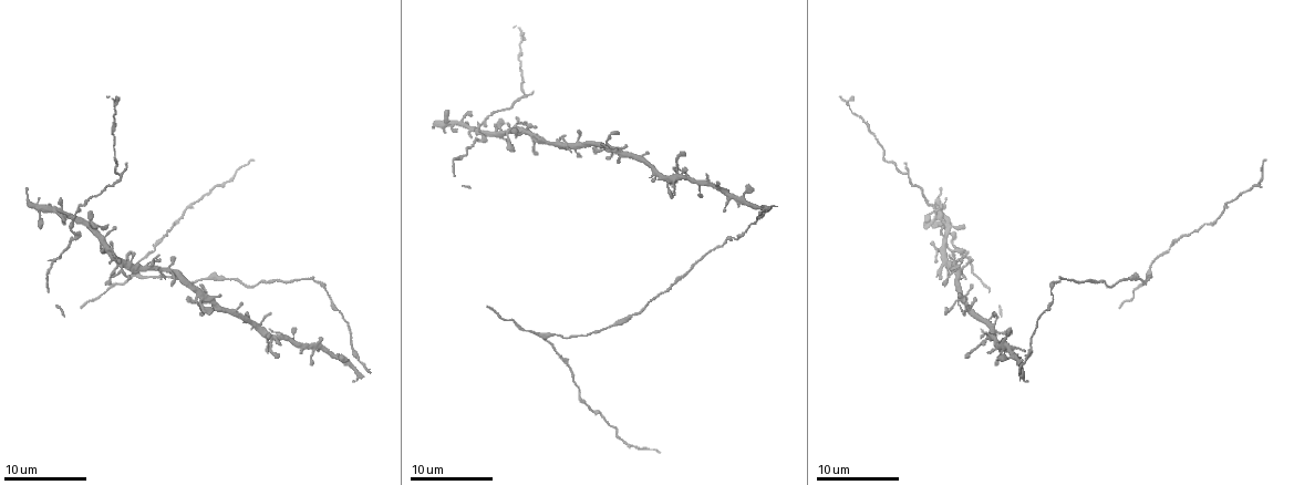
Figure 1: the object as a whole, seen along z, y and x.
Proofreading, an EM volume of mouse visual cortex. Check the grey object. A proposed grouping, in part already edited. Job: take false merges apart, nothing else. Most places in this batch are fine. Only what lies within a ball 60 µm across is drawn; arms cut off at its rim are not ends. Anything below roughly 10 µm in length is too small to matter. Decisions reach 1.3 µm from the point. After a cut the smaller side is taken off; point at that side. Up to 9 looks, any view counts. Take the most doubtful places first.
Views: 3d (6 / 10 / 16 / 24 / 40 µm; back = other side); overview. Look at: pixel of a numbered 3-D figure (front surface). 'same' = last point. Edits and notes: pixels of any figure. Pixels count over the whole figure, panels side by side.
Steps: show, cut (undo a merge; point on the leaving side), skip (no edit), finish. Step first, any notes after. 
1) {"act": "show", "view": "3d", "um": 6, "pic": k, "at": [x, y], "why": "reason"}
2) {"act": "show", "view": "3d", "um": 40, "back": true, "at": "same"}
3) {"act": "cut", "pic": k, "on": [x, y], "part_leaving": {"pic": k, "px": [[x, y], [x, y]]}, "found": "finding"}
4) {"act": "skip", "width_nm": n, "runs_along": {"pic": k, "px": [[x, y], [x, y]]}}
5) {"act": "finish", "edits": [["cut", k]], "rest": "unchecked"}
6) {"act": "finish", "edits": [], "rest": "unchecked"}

{"act": "show", "view": "3d", "um": 16, "pic": 1, "at": [1151, 267], "why": "sudden change in width"}

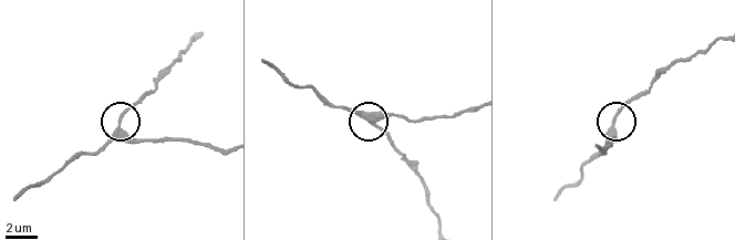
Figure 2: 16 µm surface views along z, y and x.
{"act": "skip", "width_nm": 210, "runs_along": {"pic": 2, "px": [[224, 149], [128, 134], [122, 117], [146, 91]]}, "found": "continuous, no second cell"}

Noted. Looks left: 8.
{"act": "show", "view": "3d", "um": 6, "pic": 1, "at": [299, 281], "why": "a narrow waist"}

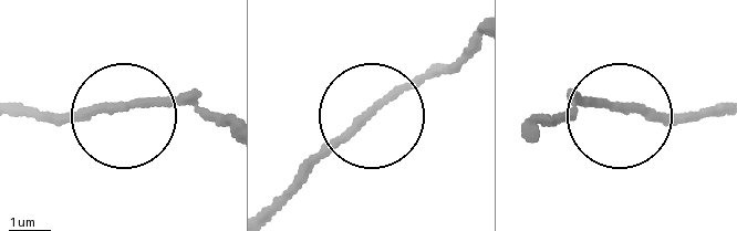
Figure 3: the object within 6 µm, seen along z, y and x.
{"act": "skip", "runs_along": {"pic": 3, "px": [[477, 43], [382, 100], [269, 212]]}, "found": "one cell here"}

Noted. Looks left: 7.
{"act": "show", "view": "3d", "um": 16, "pic": 1, "at": [209, 279], "why": "sudden change in width"}

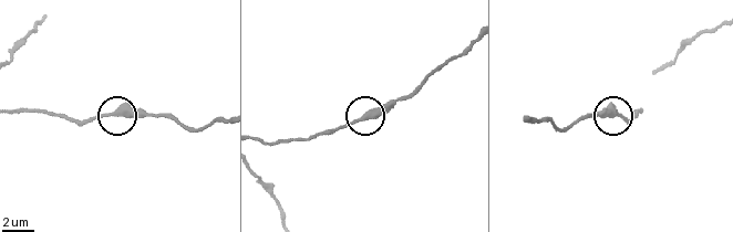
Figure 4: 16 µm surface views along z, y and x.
{"act": "skip", "runs_along": {"pic": 4, "px": [[470, 43], [410, 93], [320, 133]]}, "found": "all the same cell"}

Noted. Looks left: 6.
{"act": "show", "view": "3d", "um": 10, "pic": 1, "at": [571, 369], "why": "sudden change in width"}

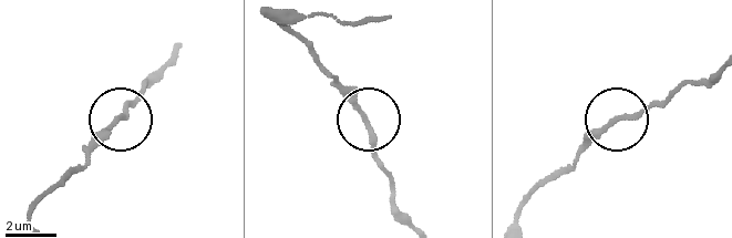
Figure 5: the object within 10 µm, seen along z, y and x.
{"act": "show", "view": "3d", "um": 6, "pic": 5, "at": [117, 117], "why": "closer look"}

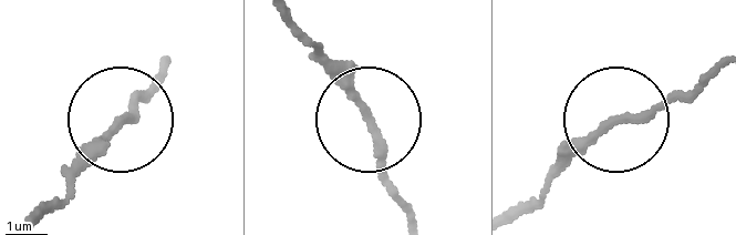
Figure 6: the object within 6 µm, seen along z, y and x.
{"act": "skip", "runs_along": {"pic": 6, "px": [[287, 16], [368, 122], [400, 203]]}, "found": "one cell here"}

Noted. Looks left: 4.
{"act": "finish", "edits": [], "rest": "unchecked"}

